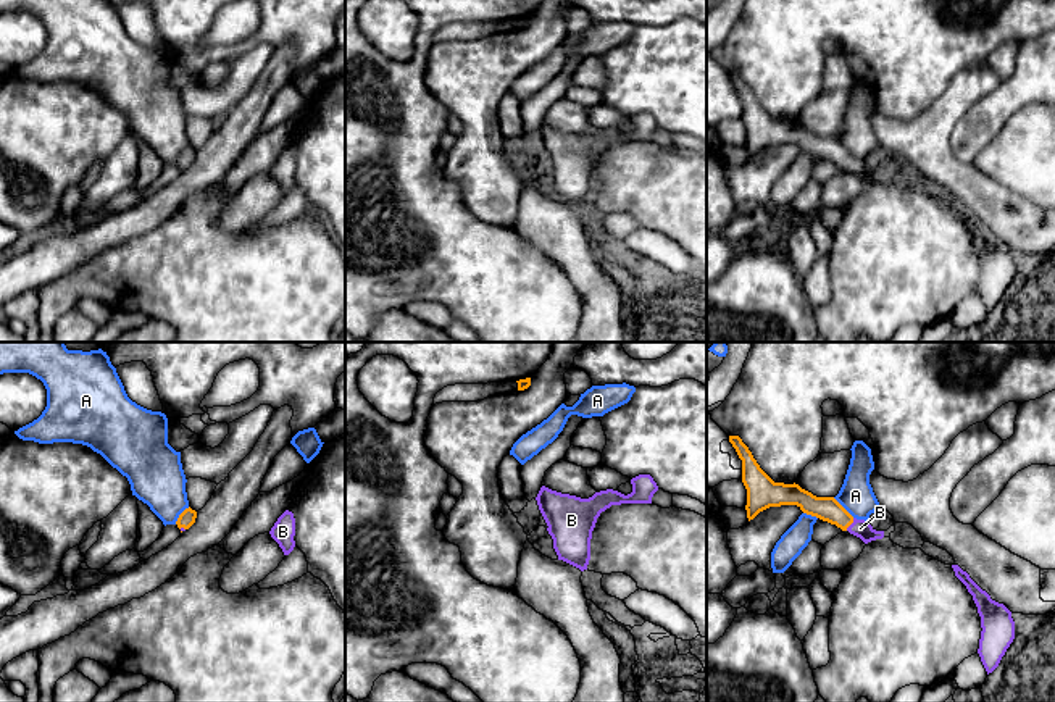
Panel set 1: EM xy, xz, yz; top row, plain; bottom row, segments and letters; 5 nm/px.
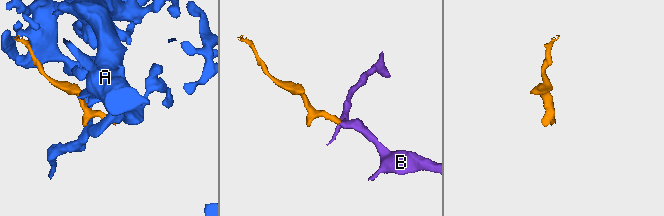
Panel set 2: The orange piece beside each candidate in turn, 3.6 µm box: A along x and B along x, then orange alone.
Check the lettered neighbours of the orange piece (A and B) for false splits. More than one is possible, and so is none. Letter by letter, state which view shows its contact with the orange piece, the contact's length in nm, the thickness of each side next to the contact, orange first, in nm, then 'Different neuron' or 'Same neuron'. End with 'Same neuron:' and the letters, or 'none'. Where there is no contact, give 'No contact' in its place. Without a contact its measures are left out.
A: Touches orange in yz. Shared border 150 nm. Thickness 120 nm (orange) against 170 nm. Different neuron
B: Touches orange in yz. Shared border 80 nm. Thickness 120 nm (orange) against 90 nm. Same neuron
Same neuron: B

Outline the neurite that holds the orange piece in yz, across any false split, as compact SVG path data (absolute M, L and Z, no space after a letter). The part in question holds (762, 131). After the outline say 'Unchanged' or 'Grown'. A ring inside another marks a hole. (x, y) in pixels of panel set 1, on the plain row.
M729 74L729 81L742 98L742 121L747 127L745 148L749 160L769 145L797 144L803 152L836 163L842 169L849 169L865 182L884 176L884 169L876 169L868 160L853 157L834 136L816 136L795 121L774 121L760 107L739 74Z. Grown

